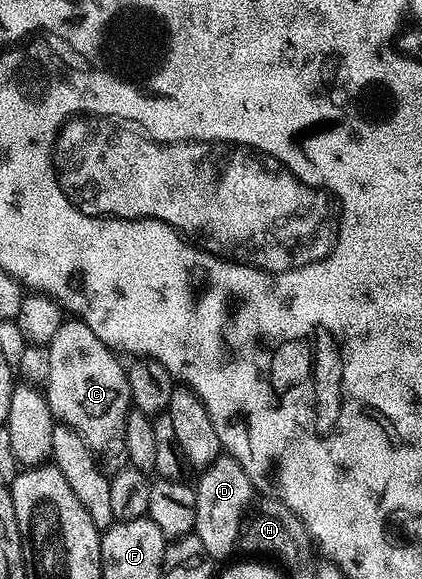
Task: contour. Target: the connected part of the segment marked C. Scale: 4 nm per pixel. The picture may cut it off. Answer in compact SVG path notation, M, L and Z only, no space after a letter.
M74 317L64 318L61 329L57 329L53 341L46 346L49 349L49 377L45 384L45 394L51 414L58 422L81 433L85 445L89 445L104 471L114 473L128 466L125 417L133 410L133 404L129 393L127 367L119 364L120 356L107 347L105 341L101 341L101 337L97 337L97 333L93 333L93 329L89 329L89 325L85 325L82 319Z

